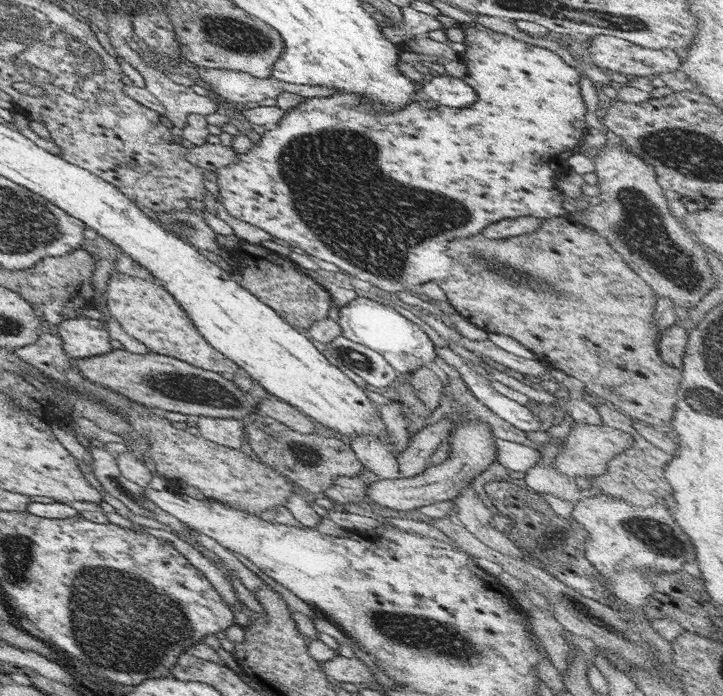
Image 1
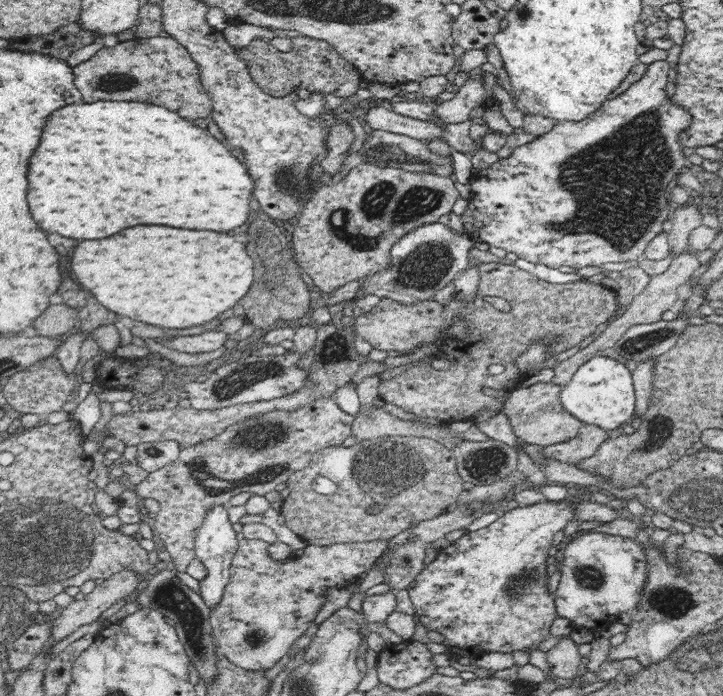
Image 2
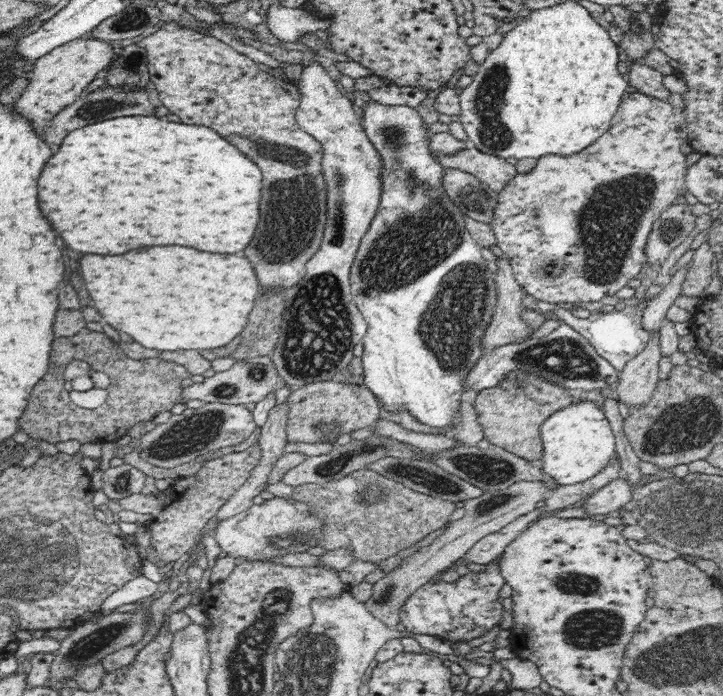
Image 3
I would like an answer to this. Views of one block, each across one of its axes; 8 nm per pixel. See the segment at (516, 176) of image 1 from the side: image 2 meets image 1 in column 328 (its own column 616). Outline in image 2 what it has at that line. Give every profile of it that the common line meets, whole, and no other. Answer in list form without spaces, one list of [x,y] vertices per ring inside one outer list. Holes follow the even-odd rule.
[[[665,60],[655,61],[647,66],[644,76],[635,82],[624,94],[618,97],[609,98],[602,103],[602,106],[586,116],[584,120],[566,120],[555,124],[549,132],[536,137],[532,142],[523,144],[514,149],[508,158],[502,158],[488,168],[476,172],[476,180],[472,180],[471,189],[475,196],[468,200],[468,206],[461,219],[464,224],[464,232],[475,241],[475,243],[486,243],[491,247],[502,248],[506,252],[514,252],[518,258],[524,258],[532,264],[544,264],[550,268],[560,268],[560,266],[572,266],[572,268],[582,268],[584,266],[602,266],[608,262],[628,262],[637,260],[643,256],[643,252],[648,246],[648,242],[658,236],[662,231],[662,224],[668,218],[668,194],[666,186],[670,181],[684,169],[684,153],[680,144],[680,132],[684,132],[692,122],[692,117],[686,109],[674,104],[671,98],[666,95],[668,86],[668,72],[670,64]],[[564,192],[568,192],[572,198],[580,200],[564,200]]]

